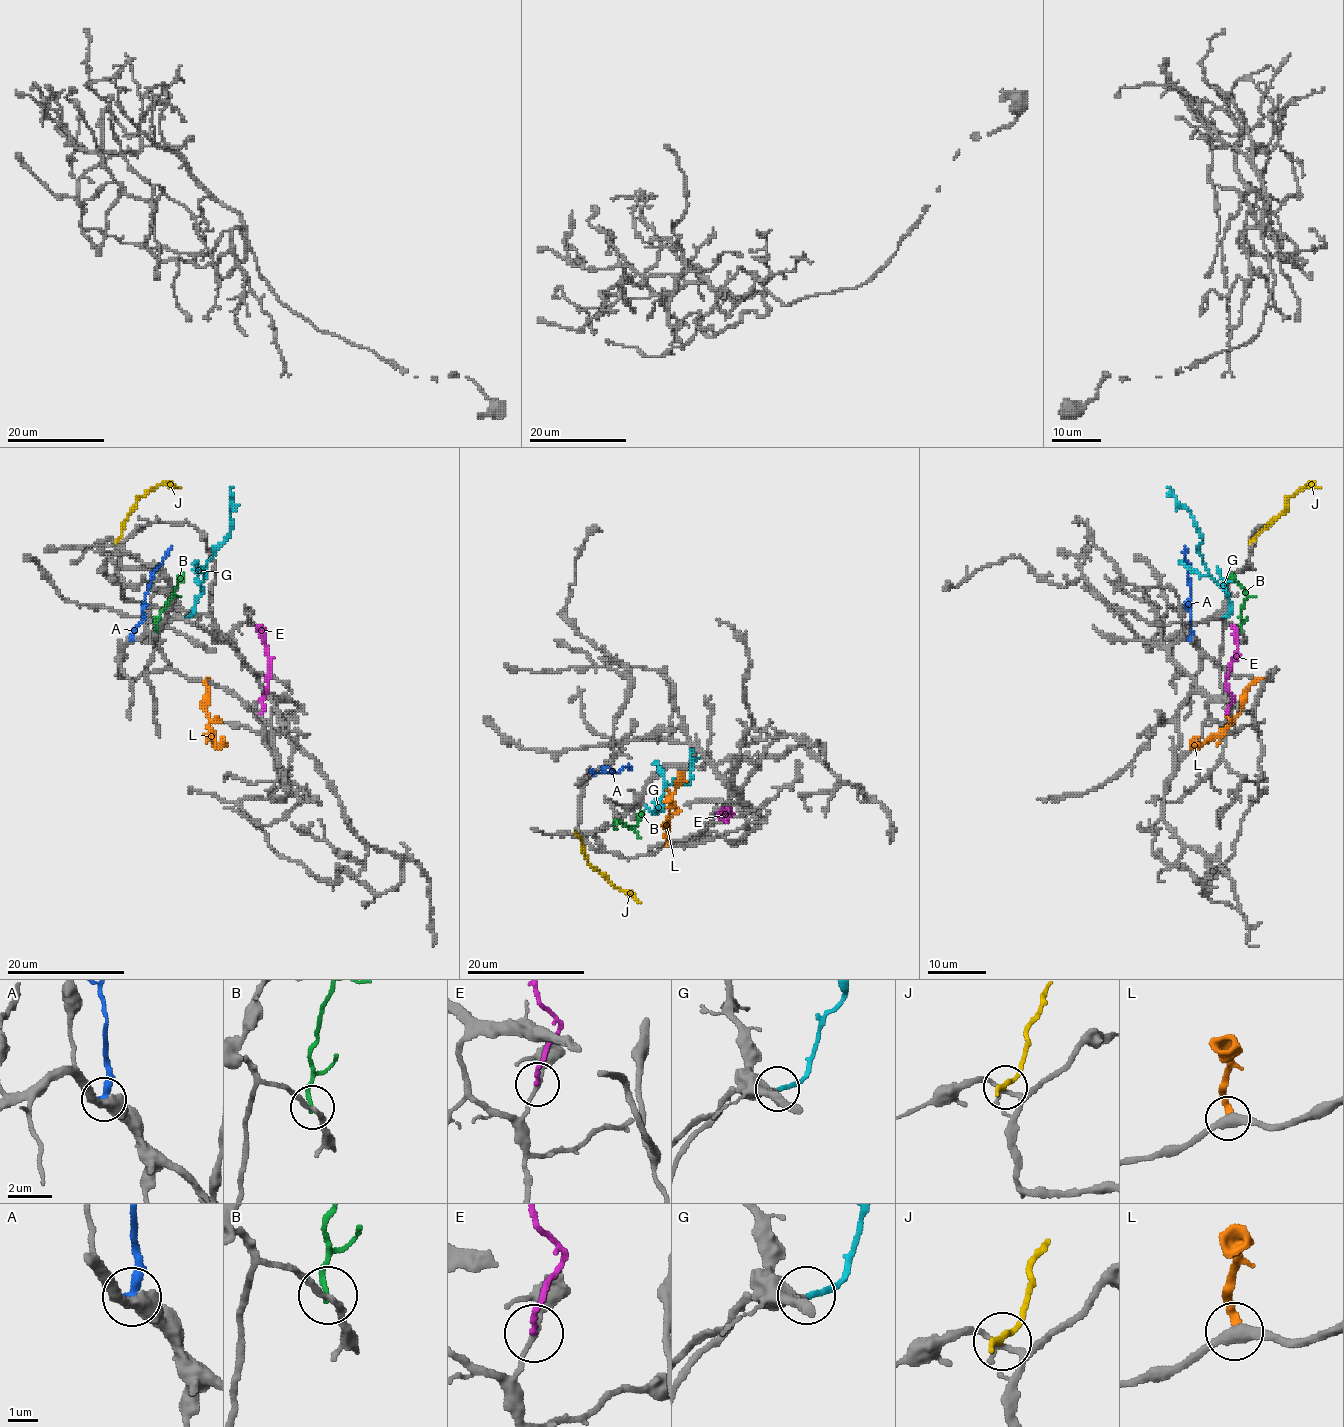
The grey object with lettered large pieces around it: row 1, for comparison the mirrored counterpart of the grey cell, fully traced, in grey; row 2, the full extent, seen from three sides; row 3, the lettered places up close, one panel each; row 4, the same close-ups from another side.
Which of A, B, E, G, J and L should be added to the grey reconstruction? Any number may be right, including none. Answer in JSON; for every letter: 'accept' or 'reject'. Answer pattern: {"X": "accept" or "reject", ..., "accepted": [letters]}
{"A": "reject", "B": "reject", "E": "reject", "G": "accept", "J": "reject", "L": "reject", "accepted": ["G"]}

